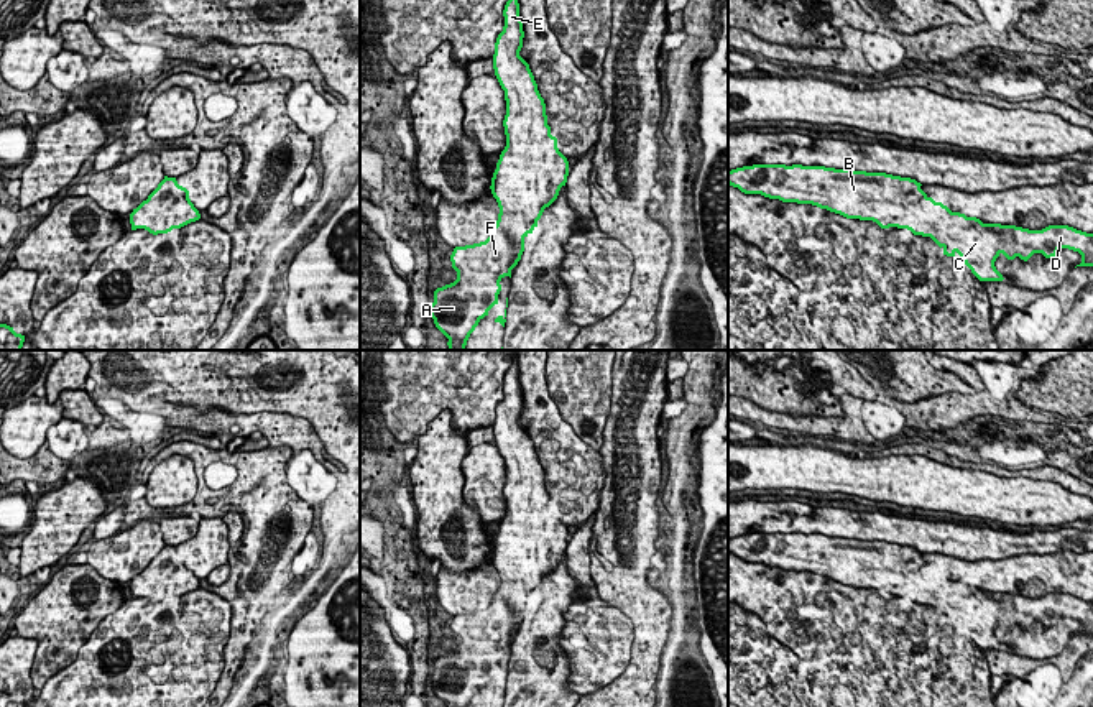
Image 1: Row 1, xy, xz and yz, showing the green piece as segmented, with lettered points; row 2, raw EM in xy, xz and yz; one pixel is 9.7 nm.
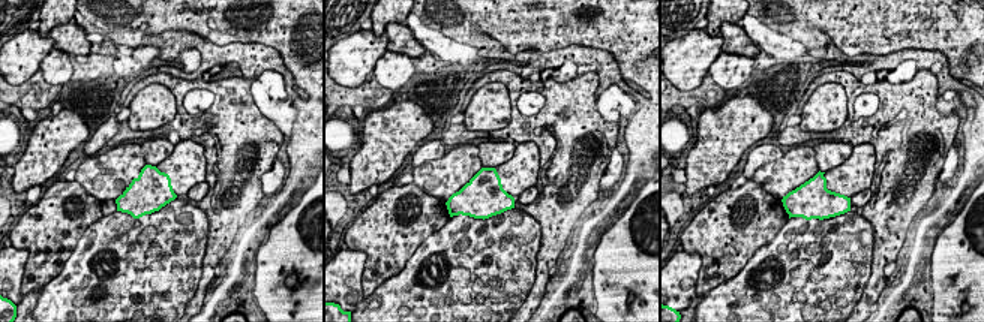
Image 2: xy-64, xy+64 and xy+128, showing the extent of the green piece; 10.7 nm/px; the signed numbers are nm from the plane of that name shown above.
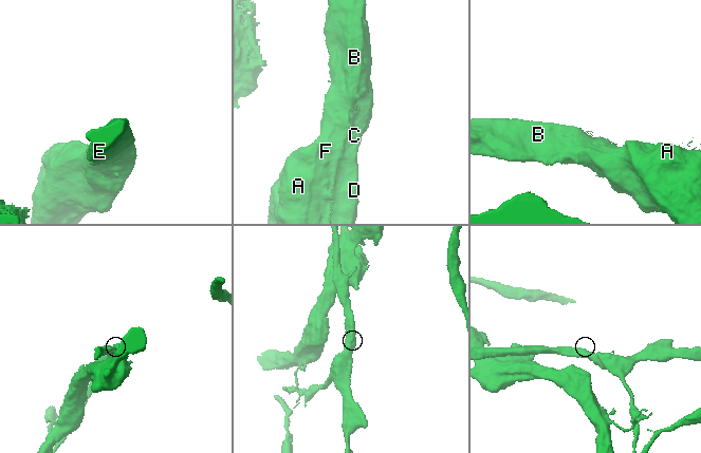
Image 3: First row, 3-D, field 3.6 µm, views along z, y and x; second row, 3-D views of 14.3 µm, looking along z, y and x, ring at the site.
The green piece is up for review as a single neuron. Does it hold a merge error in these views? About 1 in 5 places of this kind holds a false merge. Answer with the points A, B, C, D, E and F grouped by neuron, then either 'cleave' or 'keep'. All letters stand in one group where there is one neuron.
groups A B C D E F; keep

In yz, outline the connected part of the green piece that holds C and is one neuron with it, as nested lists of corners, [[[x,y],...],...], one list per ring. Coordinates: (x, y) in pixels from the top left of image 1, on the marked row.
[[[753,164],[728,171],[728,184],[745,194],[761,194],[782,202],[812,204],[846,219],[873,220],[881,229],[897,227],[907,229],[914,235],[930,237],[943,250],[943,255],[955,256],[958,253],[980,281],[1004,280],[994,266],[1001,253],[1008,260],[1019,256],[1027,261],[1034,253],[1052,258],[1060,248],[1068,248],[1081,255],[1081,263],[1077,266],[1093,266],[1093,233],[1068,225],[1029,230],[1016,225],[983,224],[976,217],[952,212],[942,202],[935,202],[920,189],[922,184],[911,178],[825,166]]]

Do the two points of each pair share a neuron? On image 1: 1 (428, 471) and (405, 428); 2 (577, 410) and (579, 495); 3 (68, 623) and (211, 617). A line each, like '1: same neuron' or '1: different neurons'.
1: different neurons
2: different neurons
3: different neurons

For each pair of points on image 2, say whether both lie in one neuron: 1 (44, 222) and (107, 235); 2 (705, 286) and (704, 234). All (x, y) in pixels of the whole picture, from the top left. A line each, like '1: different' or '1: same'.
1: different
2: same

